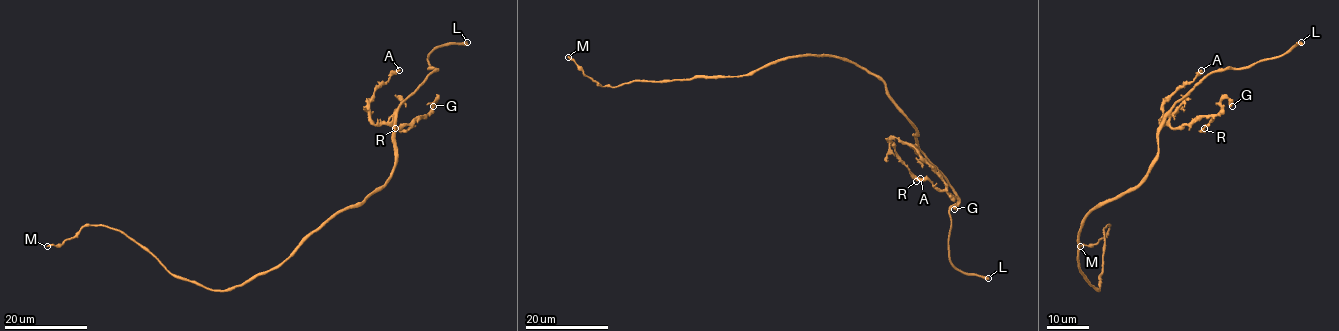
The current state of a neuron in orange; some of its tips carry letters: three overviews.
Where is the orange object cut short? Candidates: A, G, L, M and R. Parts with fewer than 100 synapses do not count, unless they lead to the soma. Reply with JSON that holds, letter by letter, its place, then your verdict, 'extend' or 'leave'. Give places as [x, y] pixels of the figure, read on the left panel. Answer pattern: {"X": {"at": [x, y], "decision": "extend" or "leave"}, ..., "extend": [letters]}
{"A": {"at": [399, 70], "decision": "leave"}, "G": {"at": [433, 106], "decision": "leave"}, "L": {"at": [467, 42], "decision": "extend"}, "M": {"at": [47, 246], "decision": "leave"}, "R": {"at": [395, 128], "decision": "leave"}, "extend": ["L"]}

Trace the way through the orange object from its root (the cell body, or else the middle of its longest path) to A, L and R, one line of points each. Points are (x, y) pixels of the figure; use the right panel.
A: (1088, 214), (1131, 191), (1145, 175), (1158, 151), (1158, 127), (1169, 119), (1161, 124), (1163, 104), (1201, 70)
L: (1088, 214), (1141, 181), (1157, 155), (1163, 118), (1197, 84), (1217, 70), (1283, 55), (1301, 42)
R: (1088, 214), (1141, 181), (1157, 155), (1158, 127), (1167, 116), (1172, 127), (1211, 116), (1204, 128)

